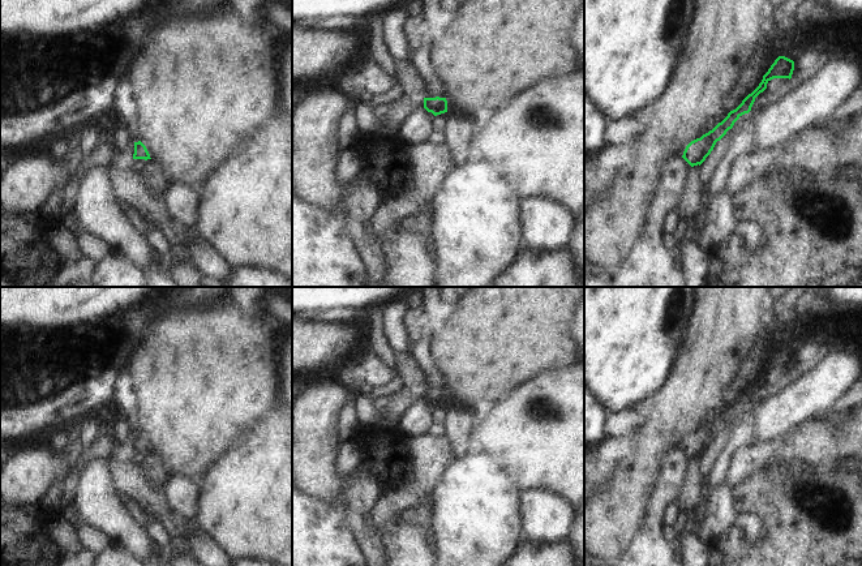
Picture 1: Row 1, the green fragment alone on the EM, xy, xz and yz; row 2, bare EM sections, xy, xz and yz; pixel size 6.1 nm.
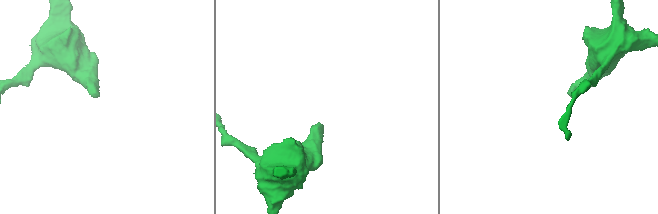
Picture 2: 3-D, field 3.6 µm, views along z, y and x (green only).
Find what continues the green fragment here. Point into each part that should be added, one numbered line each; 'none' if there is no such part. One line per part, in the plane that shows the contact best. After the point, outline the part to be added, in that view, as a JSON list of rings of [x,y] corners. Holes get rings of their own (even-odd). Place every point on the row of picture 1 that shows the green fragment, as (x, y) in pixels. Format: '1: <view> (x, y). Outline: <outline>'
none

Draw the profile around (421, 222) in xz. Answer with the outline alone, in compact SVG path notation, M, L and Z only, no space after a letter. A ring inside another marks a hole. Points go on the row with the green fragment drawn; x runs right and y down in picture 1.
M425 209L417 214L404 216L400 223L408 231L417 231L425 236L430 236L432 232L432 209Z

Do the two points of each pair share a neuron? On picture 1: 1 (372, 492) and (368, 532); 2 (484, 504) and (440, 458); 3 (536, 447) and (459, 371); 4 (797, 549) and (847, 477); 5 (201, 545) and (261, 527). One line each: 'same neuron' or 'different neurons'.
1: same neuron
2: different neurons
3: different neurons
4: same neuron
5: different neurons

